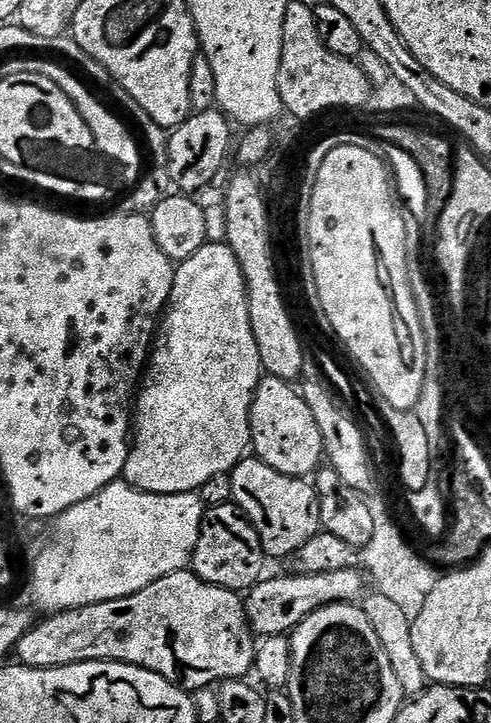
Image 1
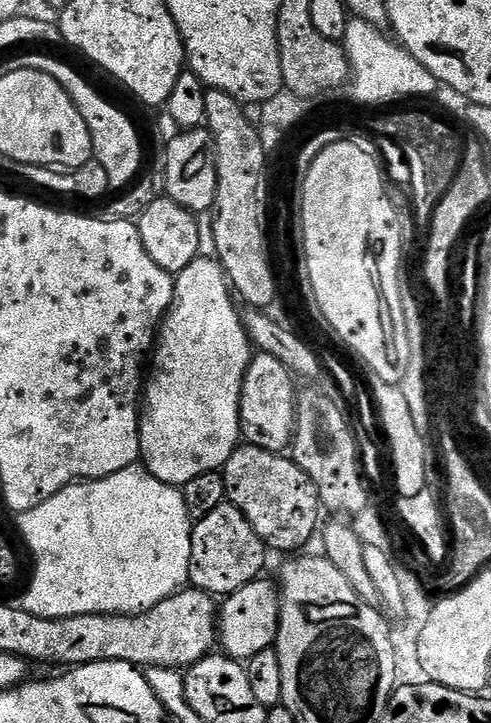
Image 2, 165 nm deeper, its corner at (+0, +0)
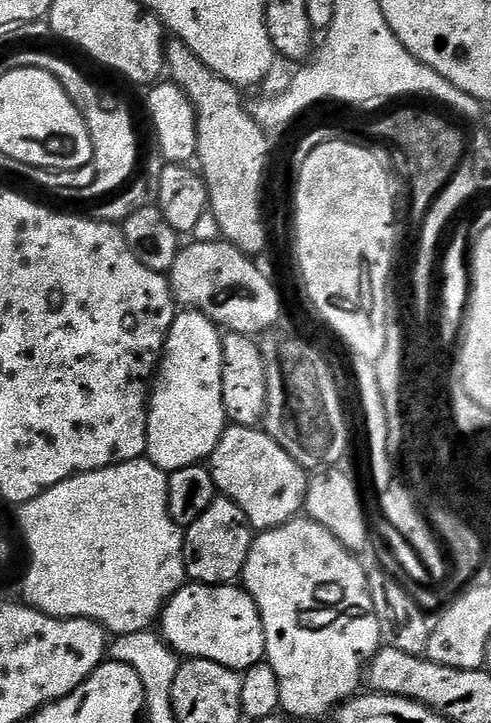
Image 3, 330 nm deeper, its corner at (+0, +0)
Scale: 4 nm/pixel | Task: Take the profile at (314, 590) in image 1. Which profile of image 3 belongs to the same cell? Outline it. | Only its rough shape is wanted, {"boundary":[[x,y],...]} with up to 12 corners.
{"boundary":[[185,583],[158,621],[173,652],[241,674],[265,659],[254,598]]}

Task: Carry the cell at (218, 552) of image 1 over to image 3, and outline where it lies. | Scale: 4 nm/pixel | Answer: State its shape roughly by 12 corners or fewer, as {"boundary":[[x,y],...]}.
{"boundary":[[210,502],[184,532],[197,584],[236,584],[253,539],[235,502]]}

